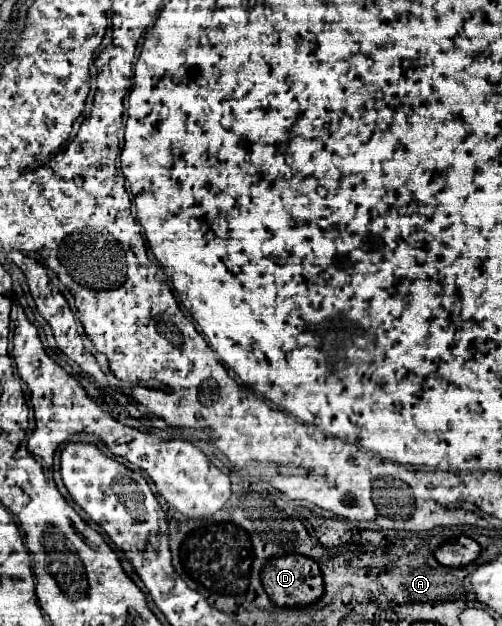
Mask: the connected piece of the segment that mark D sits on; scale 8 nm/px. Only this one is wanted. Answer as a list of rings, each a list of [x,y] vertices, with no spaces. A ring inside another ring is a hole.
[[[289,554],[289,556],[269,560],[267,566],[263,568],[261,576],[263,576],[263,588],[265,588],[267,596],[277,606],[287,606],[287,608],[289,606],[309,606],[309,604],[317,602],[321,598],[321,594],[325,592],[319,566],[311,558],[305,558],[299,554]]]

